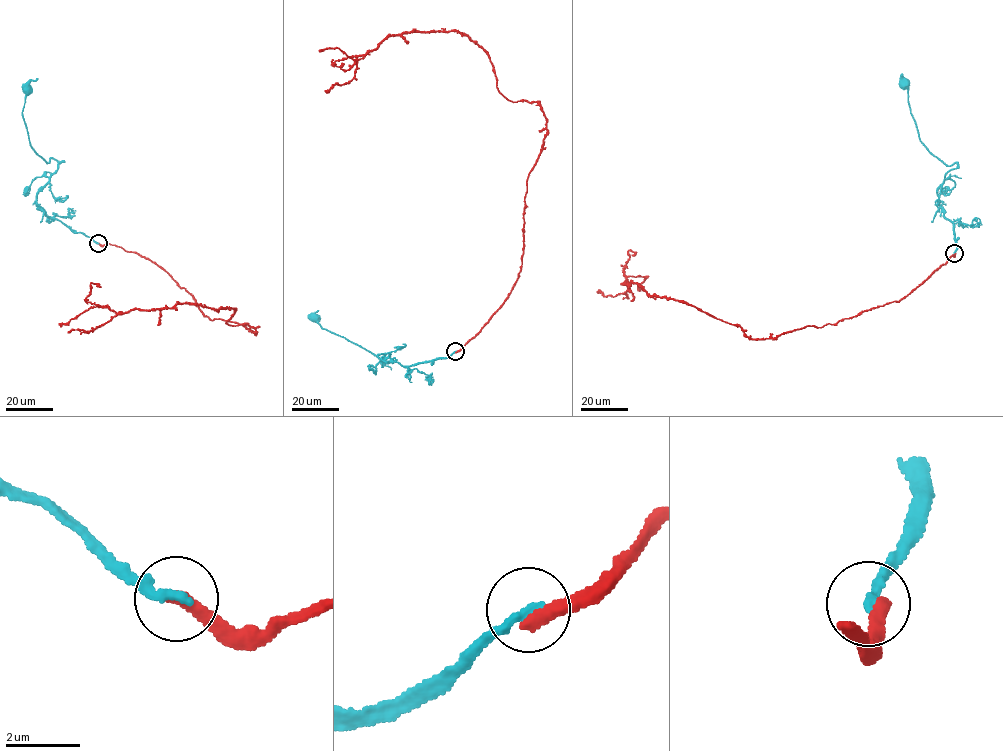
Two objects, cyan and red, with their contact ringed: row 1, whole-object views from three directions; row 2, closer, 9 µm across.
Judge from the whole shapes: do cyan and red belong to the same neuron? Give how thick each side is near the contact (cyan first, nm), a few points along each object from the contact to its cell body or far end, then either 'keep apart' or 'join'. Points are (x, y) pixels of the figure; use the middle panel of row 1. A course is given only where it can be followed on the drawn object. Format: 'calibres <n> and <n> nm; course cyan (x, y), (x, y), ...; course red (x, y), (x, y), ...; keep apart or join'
calibres 280 and 400 nm; course cyan (455, 351), (411, 366), (384, 361), (380, 354), (389, 354), (391, 360), (383, 363), (313, 318); course red (455, 351), (521, 269), (541, 106), (510, 101), (486, 52), (455, 31), (388, 35), (348, 82), (325, 90); keep apart

